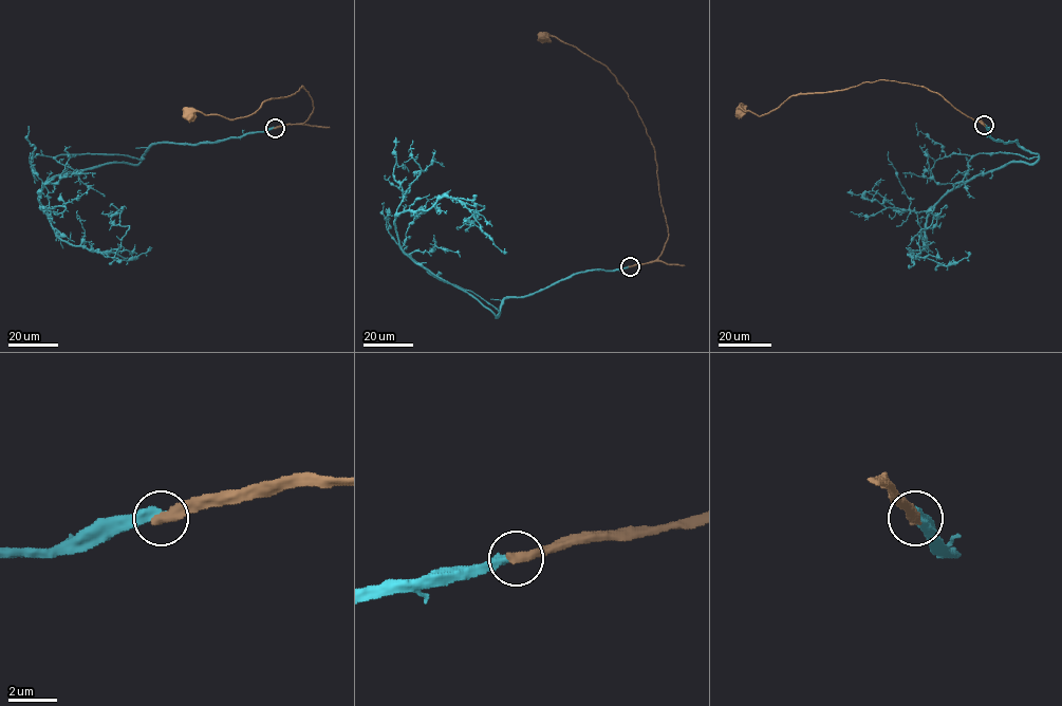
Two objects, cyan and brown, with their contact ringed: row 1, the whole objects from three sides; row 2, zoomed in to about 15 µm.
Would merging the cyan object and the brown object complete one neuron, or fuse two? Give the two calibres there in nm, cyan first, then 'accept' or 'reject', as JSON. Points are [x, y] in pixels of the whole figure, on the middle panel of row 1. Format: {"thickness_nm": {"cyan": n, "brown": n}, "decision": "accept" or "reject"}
{"thickness_nm": {"cyan": 400, "brown": 460}, "decision": "reject"}

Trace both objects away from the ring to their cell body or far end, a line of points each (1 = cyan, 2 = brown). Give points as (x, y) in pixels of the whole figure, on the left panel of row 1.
1: (275, 128), (153, 143), (137, 164), (54, 175), (39, 204), (61, 239), (101, 252), (129, 227), (111, 205)
2: (275, 128), (309, 117), (313, 103), (302, 86), (291, 95), (265, 99), (249, 115), (188, 114)

